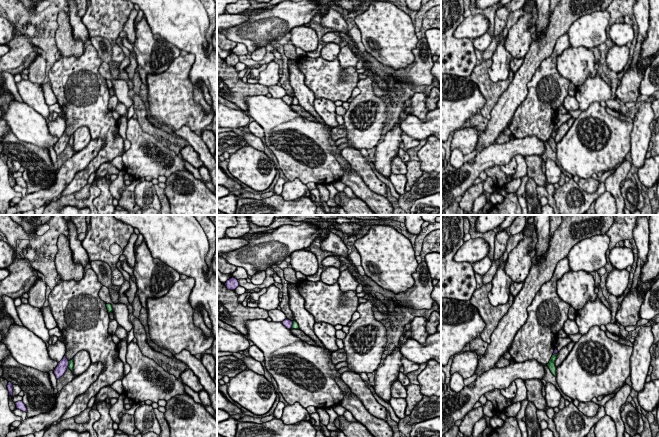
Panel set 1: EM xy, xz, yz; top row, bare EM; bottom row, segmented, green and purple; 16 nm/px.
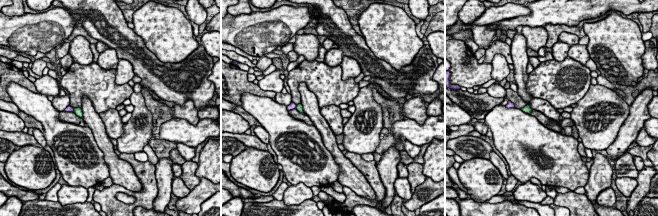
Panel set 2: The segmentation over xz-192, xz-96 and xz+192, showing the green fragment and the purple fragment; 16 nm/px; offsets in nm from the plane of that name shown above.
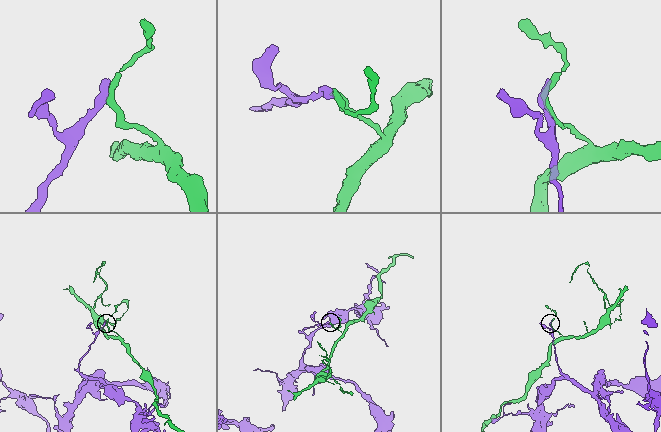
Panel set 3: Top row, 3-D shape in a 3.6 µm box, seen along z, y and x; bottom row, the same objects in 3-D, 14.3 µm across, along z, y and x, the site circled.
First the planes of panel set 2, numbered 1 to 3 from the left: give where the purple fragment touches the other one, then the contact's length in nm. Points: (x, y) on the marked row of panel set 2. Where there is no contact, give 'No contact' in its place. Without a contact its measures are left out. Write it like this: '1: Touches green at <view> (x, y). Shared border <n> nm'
1: Touches green at xz-192 (74, 110). Shared border 70 nm
2: Touches green at xz-96 (296, 107). Shared border 70 nm
3: No contact

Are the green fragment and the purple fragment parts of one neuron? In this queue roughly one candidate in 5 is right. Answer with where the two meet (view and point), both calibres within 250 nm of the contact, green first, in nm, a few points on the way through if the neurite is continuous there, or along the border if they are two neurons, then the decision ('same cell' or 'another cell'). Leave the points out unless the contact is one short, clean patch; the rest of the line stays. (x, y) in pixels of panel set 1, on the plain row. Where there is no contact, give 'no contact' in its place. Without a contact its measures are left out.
meets green in xz at (292, 101); 100 nm thick on the green side, 140 nm on the other; another cell

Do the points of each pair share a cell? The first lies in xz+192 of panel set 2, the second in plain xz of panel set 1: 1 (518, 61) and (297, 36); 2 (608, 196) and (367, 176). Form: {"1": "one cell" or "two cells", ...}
{"1": "two cells", "2": "one cell"}

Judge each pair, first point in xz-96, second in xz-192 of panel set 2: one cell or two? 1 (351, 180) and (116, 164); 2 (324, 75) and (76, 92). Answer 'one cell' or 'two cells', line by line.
1: one cell
2: one cell

